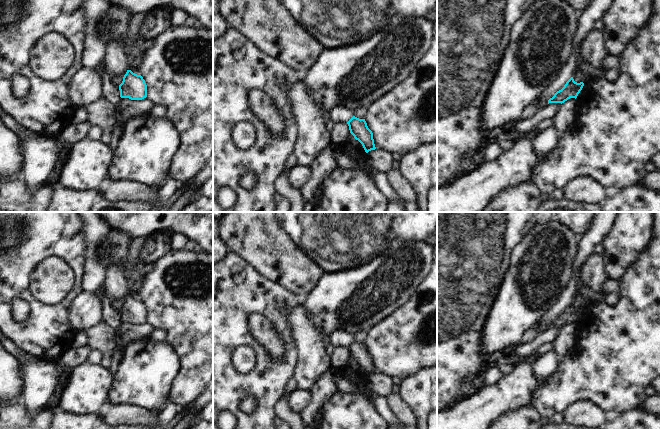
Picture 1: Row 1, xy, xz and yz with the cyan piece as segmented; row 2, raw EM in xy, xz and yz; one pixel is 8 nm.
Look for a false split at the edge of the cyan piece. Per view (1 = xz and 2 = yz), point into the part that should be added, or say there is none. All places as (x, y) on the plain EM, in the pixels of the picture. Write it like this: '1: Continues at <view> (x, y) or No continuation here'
1: No continuation here
2: No continuation here.

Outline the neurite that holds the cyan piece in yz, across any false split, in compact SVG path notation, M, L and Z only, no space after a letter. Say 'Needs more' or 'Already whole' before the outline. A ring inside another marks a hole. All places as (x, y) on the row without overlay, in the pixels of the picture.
Already whole. M571 301L564 311L557 315L552 322L548 324L549 327L564 327L570 322L577 322L578 318L582 314L584 310L583 306L577 307L574 305L573 301Z

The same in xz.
Already whole. M353 340L347 348L349 350L350 357L362 368L366 377L376 373L373 357L368 352L365 343L359 343Z

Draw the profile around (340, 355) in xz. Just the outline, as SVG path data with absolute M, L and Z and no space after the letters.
M336 346L333 348L332 354L330 355L331 367L339 370L347 365L350 354L346 346Z

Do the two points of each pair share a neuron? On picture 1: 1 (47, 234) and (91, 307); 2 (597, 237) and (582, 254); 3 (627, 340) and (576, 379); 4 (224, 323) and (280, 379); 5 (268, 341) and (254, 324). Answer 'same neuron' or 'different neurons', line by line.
1: different neurons
2: same neuron
3: same neuron
4: same neuron
5: same neuron

